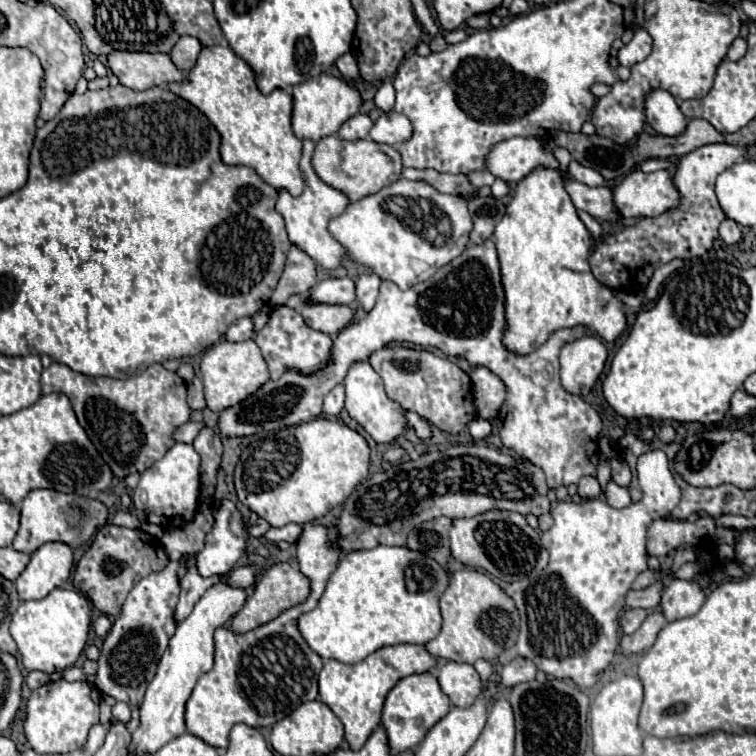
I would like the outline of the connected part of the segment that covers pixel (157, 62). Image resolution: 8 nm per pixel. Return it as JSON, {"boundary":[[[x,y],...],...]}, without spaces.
{"boundary":[[[111,51],[107,55],[107,67],[117,75],[119,83],[135,91],[163,87],[171,81],[185,81],[167,53],[145,51]]]}

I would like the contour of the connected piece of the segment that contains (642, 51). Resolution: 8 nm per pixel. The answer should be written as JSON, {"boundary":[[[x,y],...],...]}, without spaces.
{"boundary":[[[635,29],[633,39],[623,49],[619,49],[617,59],[623,67],[631,67],[643,61],[649,53],[651,53],[651,35],[645,29]]]}

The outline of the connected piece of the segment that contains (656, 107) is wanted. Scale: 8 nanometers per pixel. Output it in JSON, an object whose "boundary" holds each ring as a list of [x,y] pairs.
{"boundary":[[[651,89],[645,97],[643,107],[645,107],[647,123],[659,135],[667,135],[667,137],[679,135],[679,131],[683,131],[683,127],[687,125],[683,113],[677,107],[675,97],[665,89]]]}

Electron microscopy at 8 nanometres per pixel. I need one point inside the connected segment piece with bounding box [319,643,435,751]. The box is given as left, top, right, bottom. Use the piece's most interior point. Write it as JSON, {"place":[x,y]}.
{"place":[355,693]}

